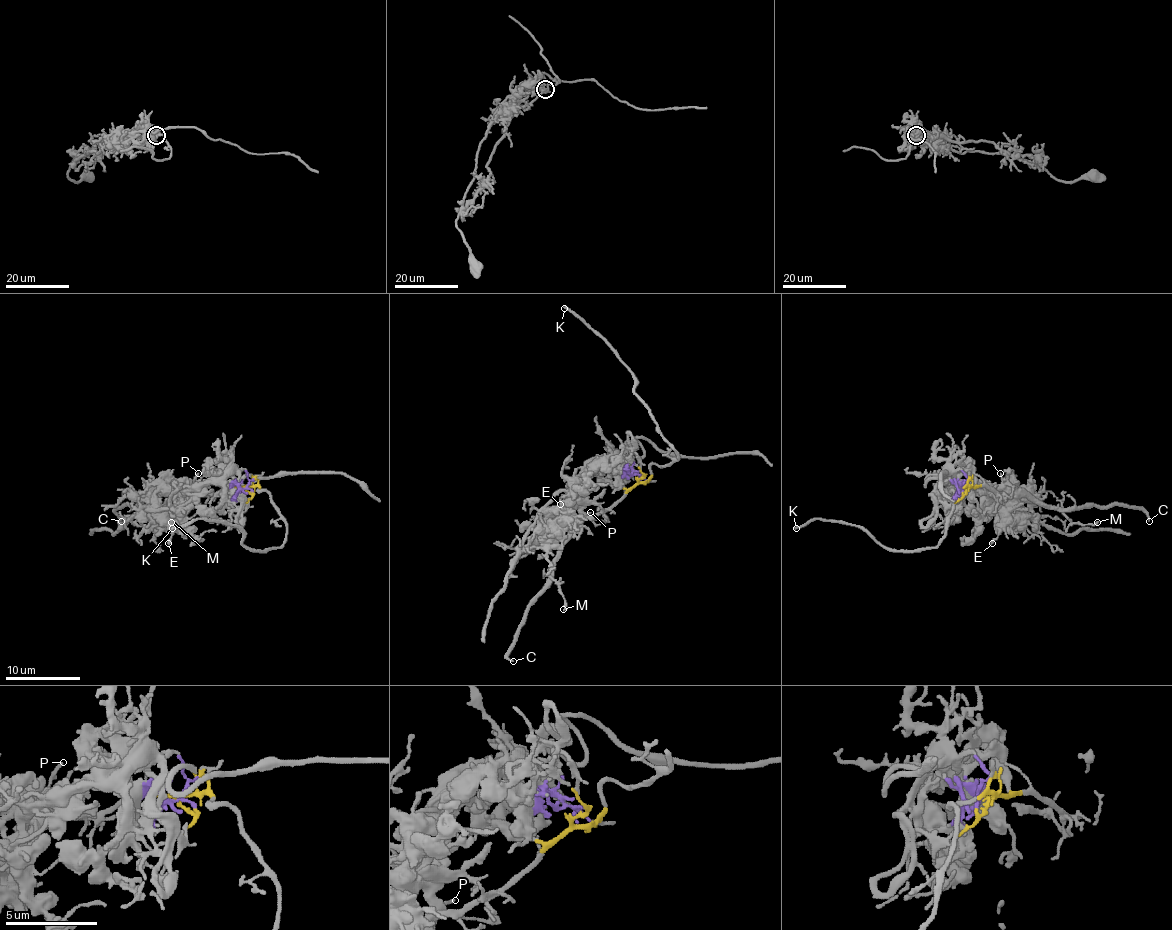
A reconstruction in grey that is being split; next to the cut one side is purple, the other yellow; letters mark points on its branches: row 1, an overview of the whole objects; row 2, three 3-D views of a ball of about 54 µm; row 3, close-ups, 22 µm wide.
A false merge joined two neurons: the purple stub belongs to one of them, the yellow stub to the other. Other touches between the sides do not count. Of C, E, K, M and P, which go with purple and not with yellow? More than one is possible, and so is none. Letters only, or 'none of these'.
none of these

